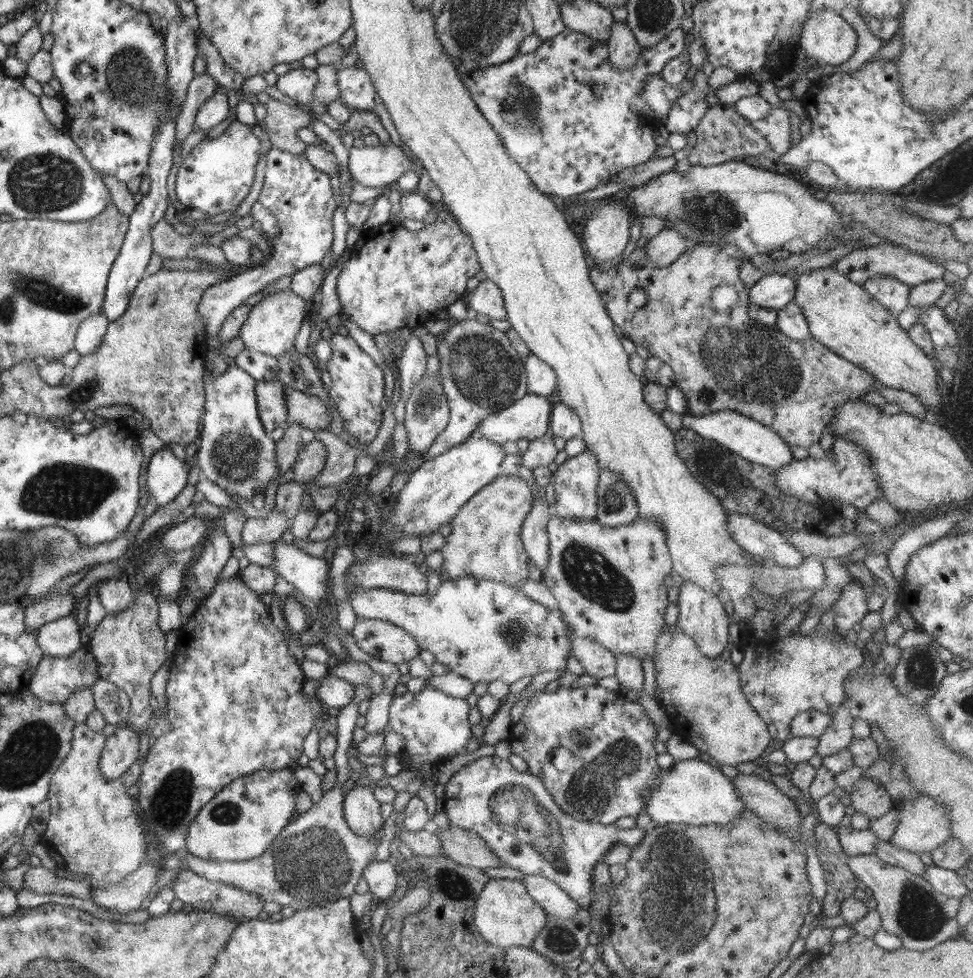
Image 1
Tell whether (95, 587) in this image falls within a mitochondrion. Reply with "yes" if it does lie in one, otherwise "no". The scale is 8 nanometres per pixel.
no

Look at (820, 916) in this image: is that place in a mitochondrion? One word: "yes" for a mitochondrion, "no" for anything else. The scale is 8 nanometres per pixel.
no

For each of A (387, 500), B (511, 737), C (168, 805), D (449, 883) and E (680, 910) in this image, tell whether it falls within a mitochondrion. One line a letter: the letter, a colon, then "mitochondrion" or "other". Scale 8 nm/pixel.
A: other
B: other
C: mitochondrion
D: mitochondrion
E: mitochondrion

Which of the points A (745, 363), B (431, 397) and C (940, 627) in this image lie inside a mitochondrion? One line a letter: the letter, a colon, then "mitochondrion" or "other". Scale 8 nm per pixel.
A: mitochondrion
B: mitochondrion
C: other

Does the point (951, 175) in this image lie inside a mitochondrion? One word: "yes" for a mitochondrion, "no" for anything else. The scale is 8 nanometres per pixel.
no

